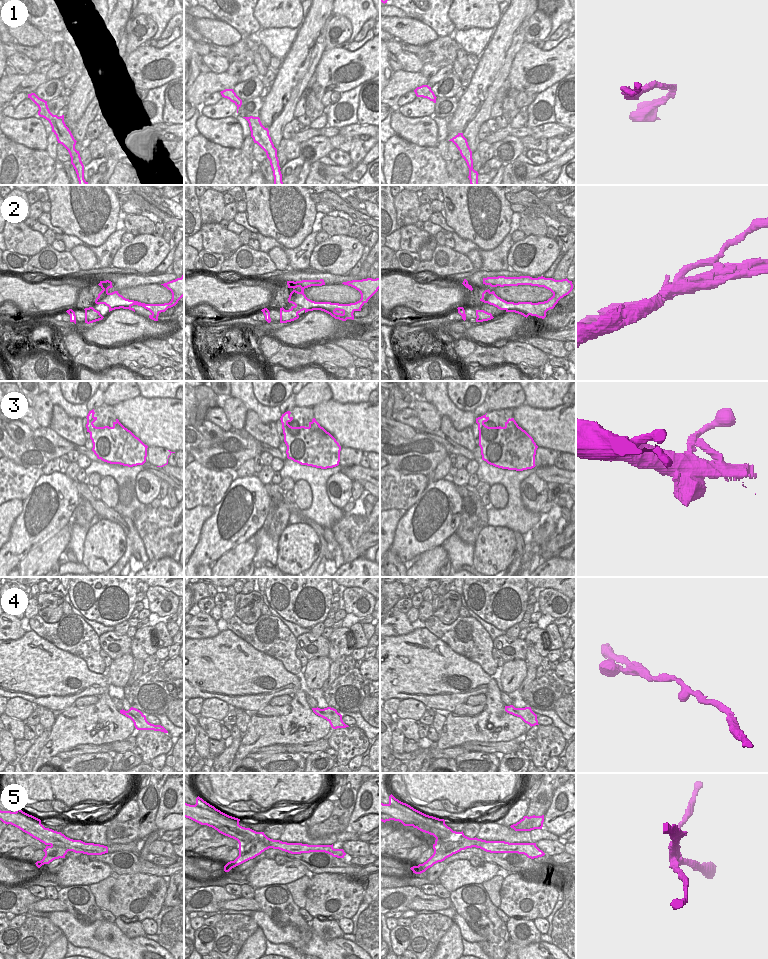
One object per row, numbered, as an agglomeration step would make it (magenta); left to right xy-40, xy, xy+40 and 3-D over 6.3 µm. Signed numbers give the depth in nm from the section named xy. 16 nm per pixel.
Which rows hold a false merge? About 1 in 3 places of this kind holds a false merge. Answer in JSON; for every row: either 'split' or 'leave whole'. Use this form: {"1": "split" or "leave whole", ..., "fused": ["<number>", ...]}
{"1": "leave whole", "2": "split", "3": "split", "4": "leave whole", "5": "split", "fused": ["2", "3", "5"]}

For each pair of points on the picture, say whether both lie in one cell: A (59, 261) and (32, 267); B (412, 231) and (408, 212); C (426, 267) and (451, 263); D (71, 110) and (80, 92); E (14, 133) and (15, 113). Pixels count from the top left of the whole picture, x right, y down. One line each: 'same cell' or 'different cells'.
A: same cell
B: different cells
C: same cell
D: same cell
E: different cells

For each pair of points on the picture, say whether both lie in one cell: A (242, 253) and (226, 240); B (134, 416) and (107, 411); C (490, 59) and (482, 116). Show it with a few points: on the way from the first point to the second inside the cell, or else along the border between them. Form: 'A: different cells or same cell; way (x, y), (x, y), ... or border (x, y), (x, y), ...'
A: different cells; border (242, 244), (225, 259)
B: different cells; border (111, 406), (117, 418)
C: different cells; border (496, 77), (488, 88), (483, 104), (473, 118)

